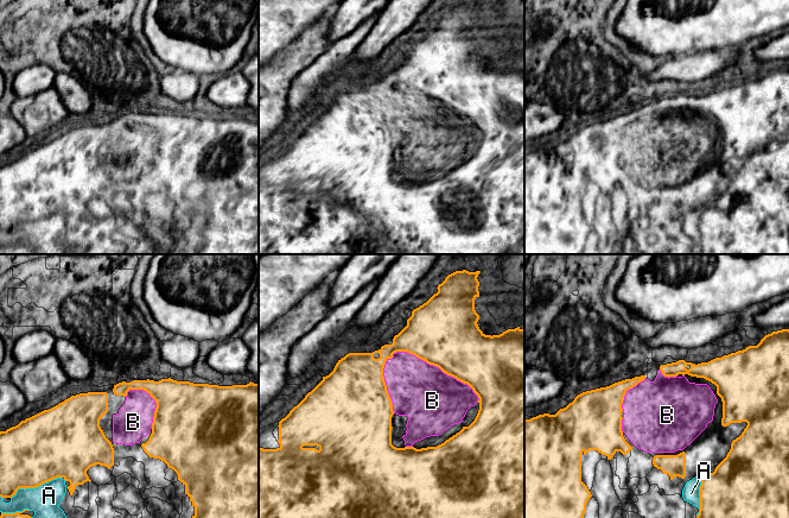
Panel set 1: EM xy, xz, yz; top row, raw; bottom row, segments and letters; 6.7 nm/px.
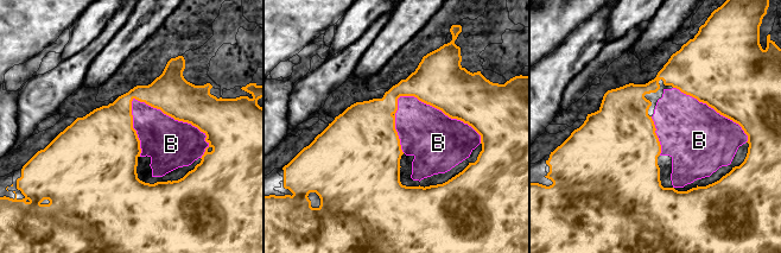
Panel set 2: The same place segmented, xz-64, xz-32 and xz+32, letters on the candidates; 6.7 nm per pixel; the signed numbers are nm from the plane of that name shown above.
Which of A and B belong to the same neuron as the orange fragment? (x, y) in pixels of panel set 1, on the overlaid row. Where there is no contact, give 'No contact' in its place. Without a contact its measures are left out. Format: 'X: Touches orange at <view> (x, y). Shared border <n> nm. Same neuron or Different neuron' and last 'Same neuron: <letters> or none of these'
A: Touches orange at xy (37, 486). Shared border 400 nm. Same neuron
B: Touches orange at xz (433, 365). Shared border 700 nm. Same neuron
Same neuron: A, B

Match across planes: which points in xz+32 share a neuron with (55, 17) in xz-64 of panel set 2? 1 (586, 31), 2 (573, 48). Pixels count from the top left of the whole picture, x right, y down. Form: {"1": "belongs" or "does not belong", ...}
{"1": "does not belong", "2": "does not belong"}

